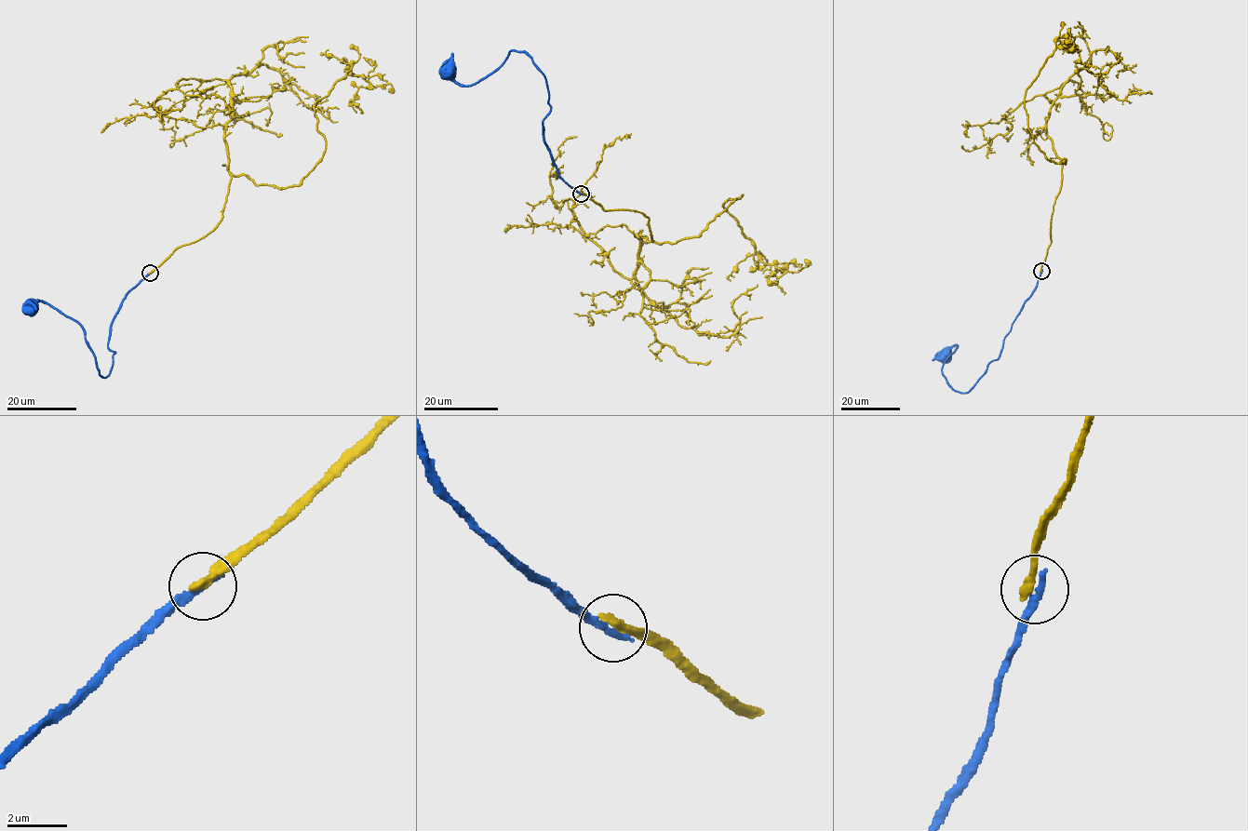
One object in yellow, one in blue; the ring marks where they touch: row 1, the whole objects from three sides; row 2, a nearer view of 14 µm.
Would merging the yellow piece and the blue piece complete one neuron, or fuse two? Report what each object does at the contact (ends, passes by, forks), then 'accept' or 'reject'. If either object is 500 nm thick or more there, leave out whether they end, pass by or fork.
yellow ends; blue ends; reject

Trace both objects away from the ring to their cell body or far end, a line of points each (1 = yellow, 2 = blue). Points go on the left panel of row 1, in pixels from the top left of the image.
1: (150, 273), (214, 229), (233, 176), (299, 185), (347, 72), (362, 113)
2: (150, 273), (114, 316), (107, 346), (115, 353), (104, 377), (82, 326), (48, 304), (37, 301), (31, 307)

